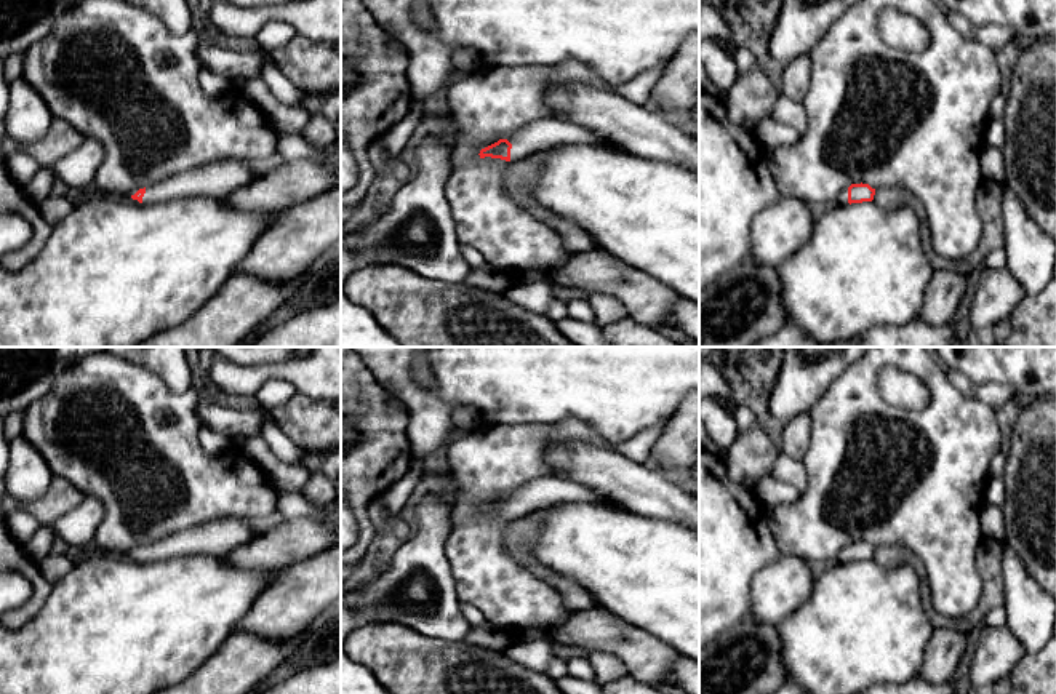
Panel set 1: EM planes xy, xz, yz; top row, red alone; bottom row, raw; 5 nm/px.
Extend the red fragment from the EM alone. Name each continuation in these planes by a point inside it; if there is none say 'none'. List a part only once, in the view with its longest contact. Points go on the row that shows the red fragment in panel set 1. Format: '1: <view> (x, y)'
1: xz (536, 136)

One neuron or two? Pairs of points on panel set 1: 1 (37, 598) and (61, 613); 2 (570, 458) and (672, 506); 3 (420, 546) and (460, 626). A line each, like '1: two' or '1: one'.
1: two
2: one
3: one

